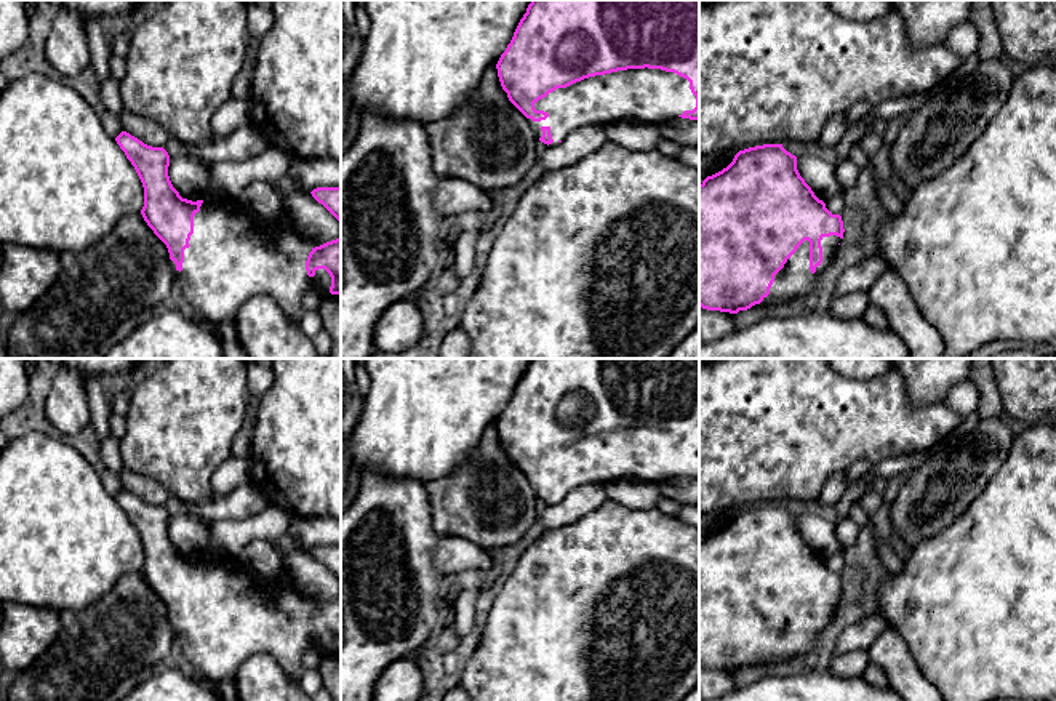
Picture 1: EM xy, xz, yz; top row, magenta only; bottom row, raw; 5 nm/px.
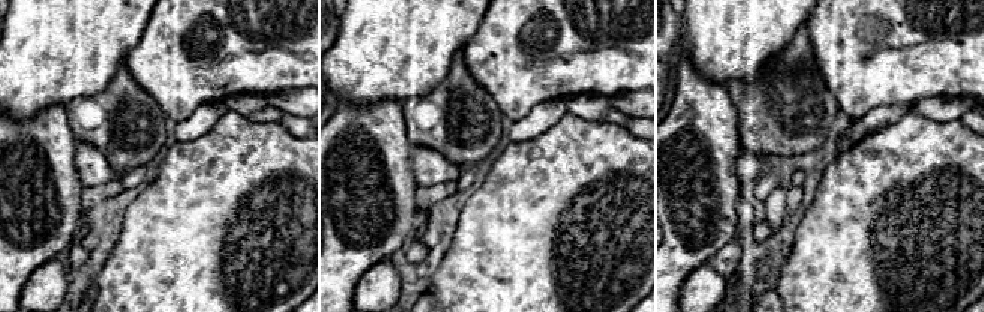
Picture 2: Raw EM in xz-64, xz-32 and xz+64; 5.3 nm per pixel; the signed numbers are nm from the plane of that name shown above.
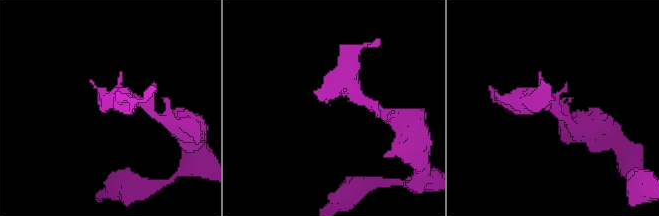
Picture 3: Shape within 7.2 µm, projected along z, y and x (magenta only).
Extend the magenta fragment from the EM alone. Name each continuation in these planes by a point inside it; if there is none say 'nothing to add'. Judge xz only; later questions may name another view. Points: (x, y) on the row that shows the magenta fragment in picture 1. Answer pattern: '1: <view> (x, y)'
1: xz (645, 95)

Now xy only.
1: xy (231, 258)

